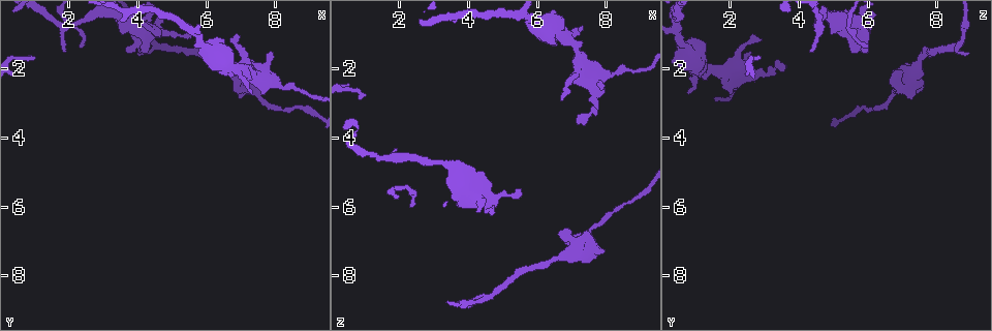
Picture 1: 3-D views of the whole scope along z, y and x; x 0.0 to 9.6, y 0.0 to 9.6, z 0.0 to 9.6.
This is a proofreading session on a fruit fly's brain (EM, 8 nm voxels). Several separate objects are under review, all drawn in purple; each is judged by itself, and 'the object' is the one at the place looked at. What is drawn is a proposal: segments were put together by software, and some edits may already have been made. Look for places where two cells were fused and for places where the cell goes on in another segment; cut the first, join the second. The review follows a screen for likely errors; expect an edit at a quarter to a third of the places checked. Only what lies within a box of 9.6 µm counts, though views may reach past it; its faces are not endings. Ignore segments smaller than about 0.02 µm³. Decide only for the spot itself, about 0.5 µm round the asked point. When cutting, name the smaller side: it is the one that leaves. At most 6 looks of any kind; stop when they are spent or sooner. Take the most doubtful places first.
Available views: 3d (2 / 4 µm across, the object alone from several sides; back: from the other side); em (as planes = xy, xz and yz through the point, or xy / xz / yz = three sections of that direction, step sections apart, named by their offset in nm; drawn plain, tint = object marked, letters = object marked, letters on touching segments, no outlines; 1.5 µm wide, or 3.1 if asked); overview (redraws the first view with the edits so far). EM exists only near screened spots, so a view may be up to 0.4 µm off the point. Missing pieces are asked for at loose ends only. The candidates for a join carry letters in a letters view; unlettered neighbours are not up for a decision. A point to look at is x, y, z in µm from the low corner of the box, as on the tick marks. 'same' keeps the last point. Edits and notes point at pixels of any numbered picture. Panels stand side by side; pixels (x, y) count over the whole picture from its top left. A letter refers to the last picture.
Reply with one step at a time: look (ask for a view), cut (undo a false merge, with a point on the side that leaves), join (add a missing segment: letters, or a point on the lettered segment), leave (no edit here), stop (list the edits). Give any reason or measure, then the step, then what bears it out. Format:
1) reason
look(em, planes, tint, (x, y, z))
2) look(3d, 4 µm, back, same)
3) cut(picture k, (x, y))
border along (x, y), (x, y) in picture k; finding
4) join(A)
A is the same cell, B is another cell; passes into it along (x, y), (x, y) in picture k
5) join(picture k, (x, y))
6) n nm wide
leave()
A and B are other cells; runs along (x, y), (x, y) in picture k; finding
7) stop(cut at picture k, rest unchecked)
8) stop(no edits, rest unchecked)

calibre changes
look(em, planes, letters, (7.70, 2.15, 2.70))

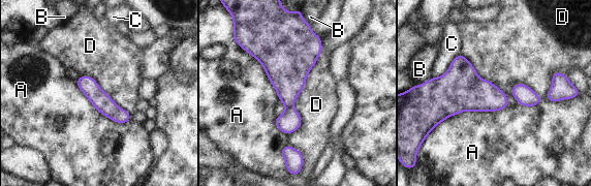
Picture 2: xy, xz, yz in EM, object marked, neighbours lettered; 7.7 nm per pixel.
leave()
A, B, C and D are other cells; border along (322, 52), (287, 135) in picture 2; continuous, no second cell

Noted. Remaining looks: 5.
an open end
look(em, planes, letters, (5.55, 1.10, 5.50))

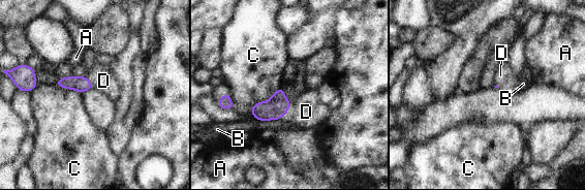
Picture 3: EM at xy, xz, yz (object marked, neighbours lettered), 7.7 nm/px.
join(D)
D is the same cell, A, B and C are other cells; it goes on there

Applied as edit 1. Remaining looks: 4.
branch stops here
look(3d, 2 µm, (3.95, 1.50, 8.95))

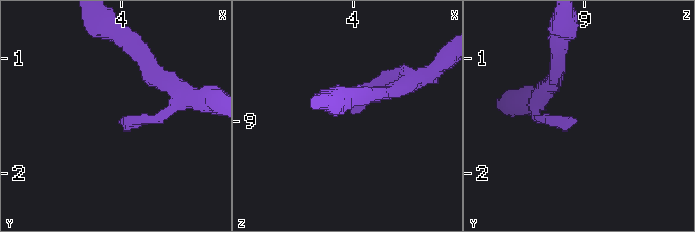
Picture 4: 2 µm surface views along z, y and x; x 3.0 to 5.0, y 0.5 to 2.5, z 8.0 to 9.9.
look(em, planes, letters, (4.00, 1.50, 8.92))

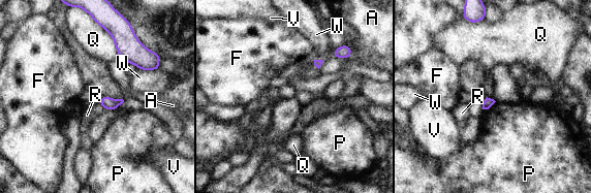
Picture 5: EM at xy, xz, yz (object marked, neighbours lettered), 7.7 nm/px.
leave()
A, F, P, Q, R, V and W are other cells; border along (495, 101), (488, 108) in picture 5; no lettered segment goes on from it

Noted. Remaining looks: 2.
stop(join at picture 3, rest unchecked)

